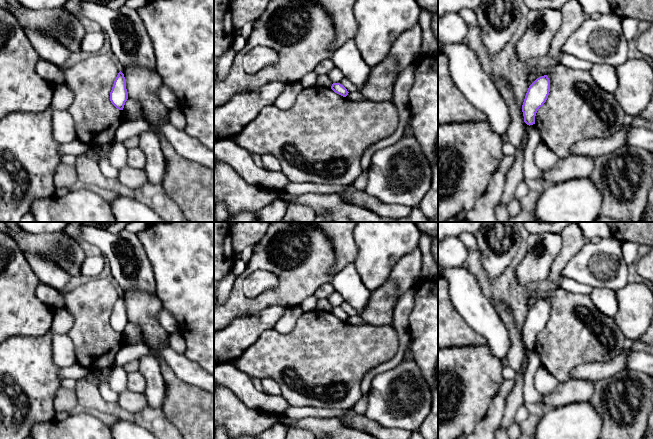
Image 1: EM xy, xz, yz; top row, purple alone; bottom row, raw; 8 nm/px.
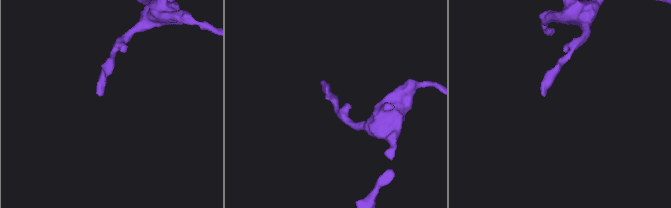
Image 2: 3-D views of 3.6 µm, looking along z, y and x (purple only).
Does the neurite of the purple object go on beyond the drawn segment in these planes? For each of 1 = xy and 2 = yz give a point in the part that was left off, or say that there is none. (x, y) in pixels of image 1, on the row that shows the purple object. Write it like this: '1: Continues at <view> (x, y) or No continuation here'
1: No continuation here
2: No continuation here

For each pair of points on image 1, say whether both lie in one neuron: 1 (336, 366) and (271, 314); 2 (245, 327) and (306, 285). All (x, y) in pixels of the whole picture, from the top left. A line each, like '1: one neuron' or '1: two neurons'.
1: two neurons
2: two neurons

